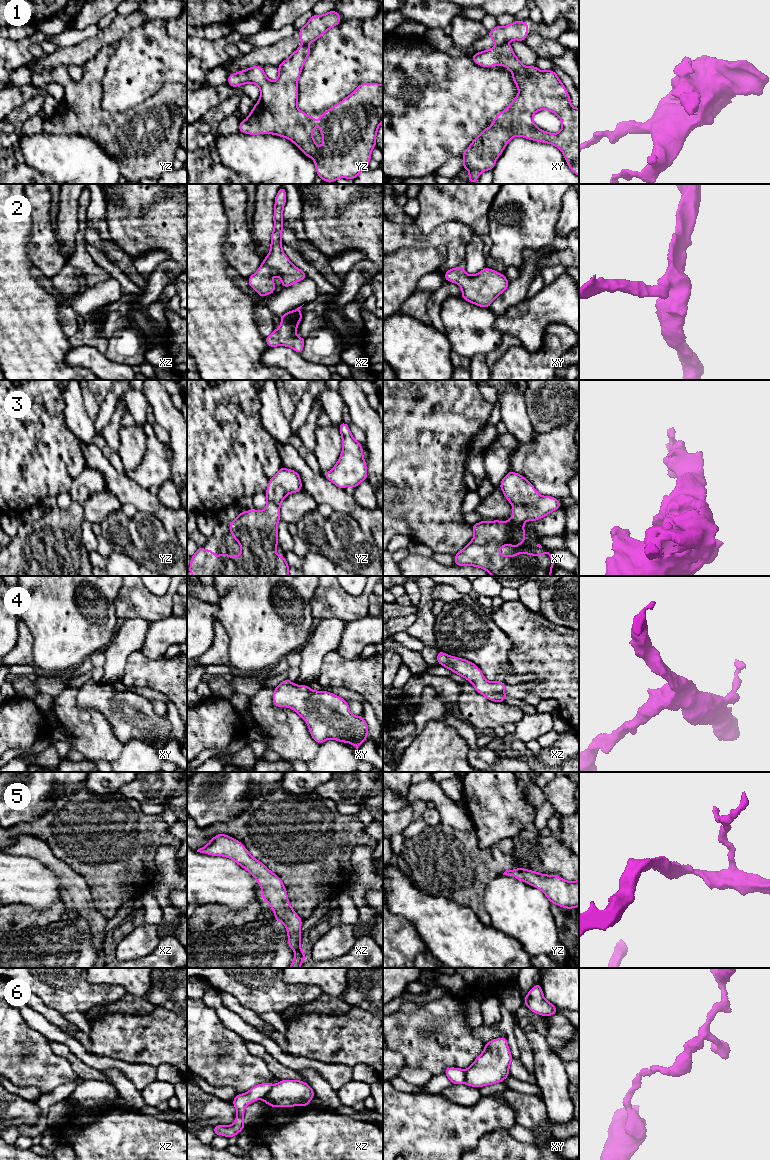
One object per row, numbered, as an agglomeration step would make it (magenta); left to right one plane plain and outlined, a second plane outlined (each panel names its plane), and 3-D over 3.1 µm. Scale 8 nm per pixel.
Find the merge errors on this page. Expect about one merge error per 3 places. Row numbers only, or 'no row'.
1, 6

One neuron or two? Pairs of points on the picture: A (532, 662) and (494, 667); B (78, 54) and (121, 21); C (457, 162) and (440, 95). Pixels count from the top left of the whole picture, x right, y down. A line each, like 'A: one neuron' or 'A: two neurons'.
A: two neurons
B: one neuron
C: two neurons

